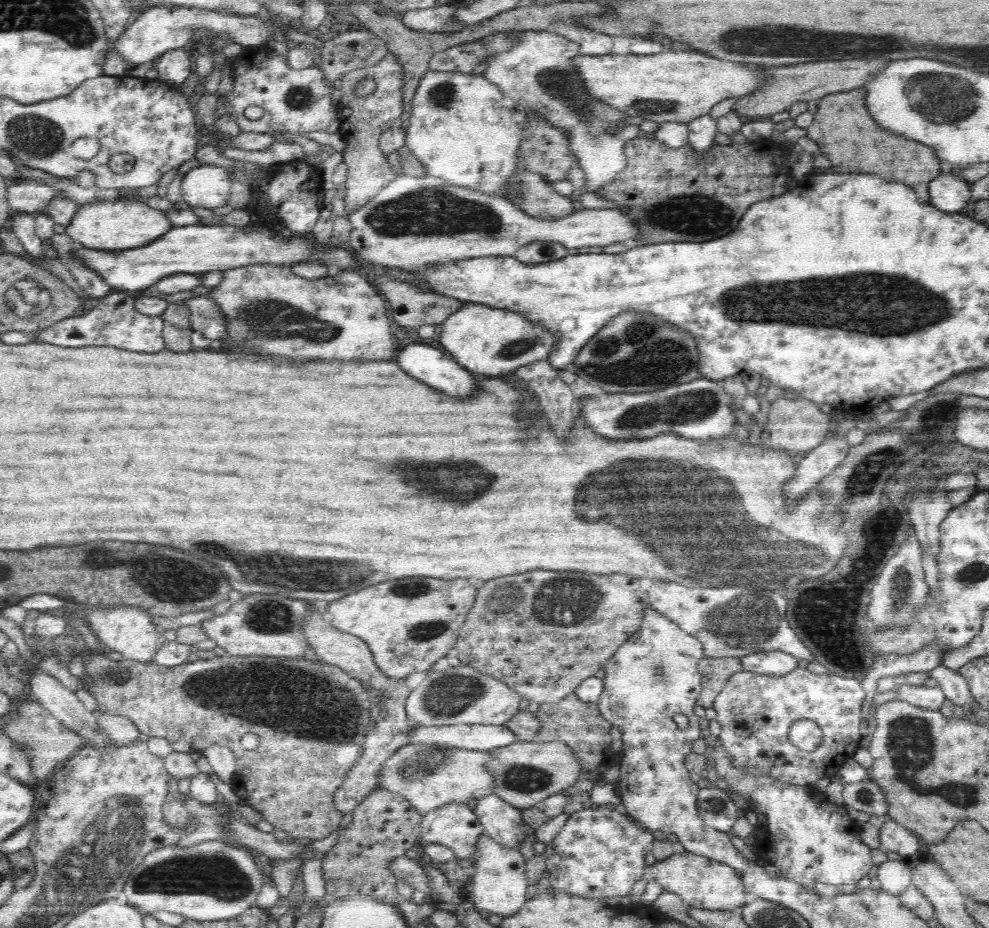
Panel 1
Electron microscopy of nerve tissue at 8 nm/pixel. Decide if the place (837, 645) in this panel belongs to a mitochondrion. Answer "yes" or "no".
yes

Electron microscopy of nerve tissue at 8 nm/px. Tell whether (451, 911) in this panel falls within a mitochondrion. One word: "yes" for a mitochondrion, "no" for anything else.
no

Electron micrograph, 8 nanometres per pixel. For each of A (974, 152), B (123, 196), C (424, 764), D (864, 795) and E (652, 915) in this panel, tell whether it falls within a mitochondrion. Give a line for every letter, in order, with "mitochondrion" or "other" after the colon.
A: other
B: other
C: mitochondrion
D: mitochondrion
E: other

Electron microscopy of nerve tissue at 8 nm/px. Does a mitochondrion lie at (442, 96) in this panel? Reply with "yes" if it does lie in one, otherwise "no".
yes

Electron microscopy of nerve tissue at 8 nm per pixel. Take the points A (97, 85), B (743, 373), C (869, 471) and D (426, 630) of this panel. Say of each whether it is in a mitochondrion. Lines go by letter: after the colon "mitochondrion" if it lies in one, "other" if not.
A: other
B: other
C: mitochondrion
D: mitochondrion

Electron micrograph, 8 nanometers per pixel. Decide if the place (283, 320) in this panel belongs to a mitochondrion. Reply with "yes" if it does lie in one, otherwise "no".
yes

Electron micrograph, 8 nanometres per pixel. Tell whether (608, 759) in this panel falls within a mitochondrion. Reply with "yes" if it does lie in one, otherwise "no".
no

